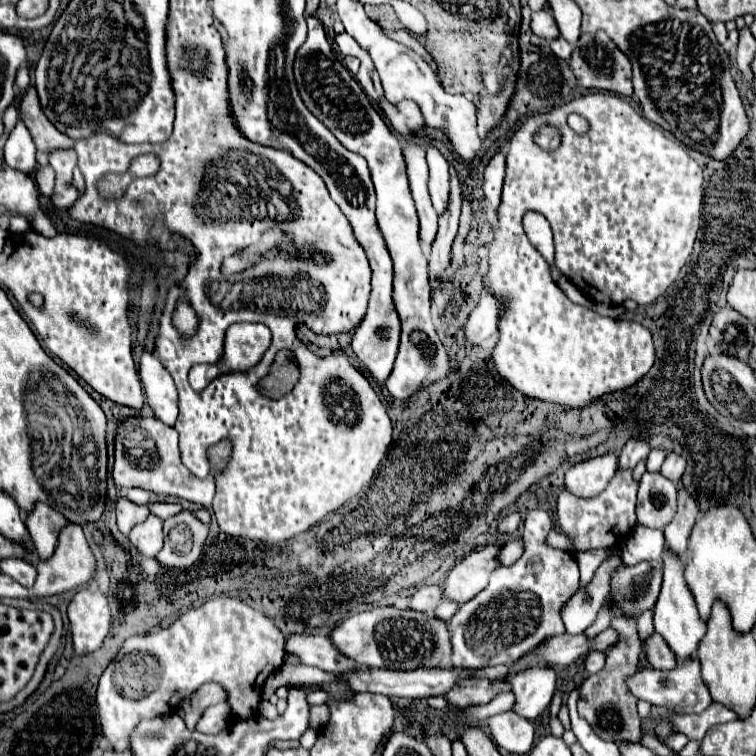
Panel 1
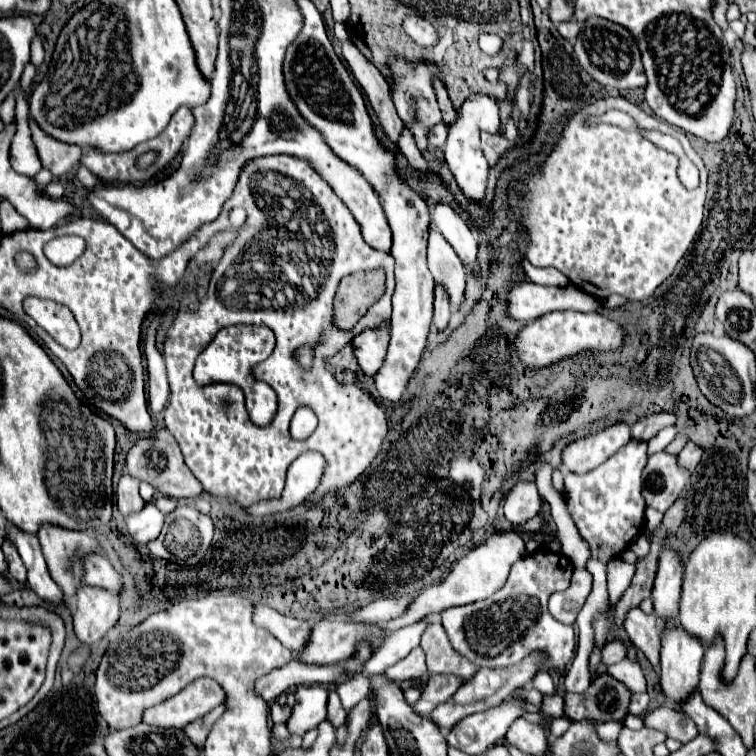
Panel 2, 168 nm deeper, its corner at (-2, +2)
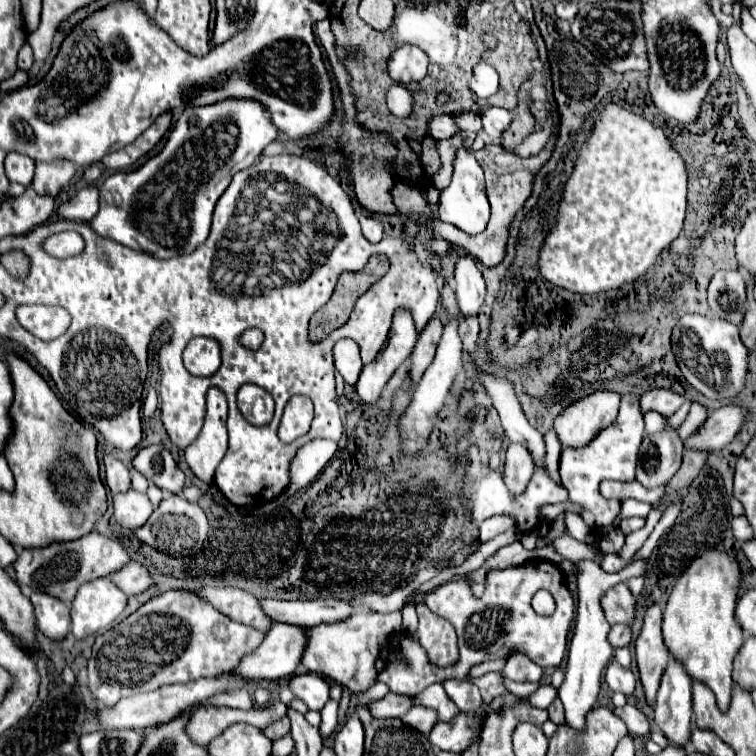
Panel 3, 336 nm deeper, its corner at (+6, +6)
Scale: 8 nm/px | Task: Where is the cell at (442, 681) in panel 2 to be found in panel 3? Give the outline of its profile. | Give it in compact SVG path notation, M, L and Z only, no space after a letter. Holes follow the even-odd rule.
M385 695L379 701L371 701L369 703L369 711L371 717L375 719L391 719L391 717L401 717L409 711L411 707L411 697L405 695Z

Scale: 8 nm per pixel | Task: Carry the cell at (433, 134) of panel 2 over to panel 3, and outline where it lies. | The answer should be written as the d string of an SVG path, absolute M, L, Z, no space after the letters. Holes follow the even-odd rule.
M439 115L431 121L431 133L435 135L435 139L449 139L459 133L459 127L451 115Z

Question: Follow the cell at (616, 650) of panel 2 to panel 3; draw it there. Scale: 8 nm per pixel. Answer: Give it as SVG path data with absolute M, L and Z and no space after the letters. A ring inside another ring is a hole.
M617 623L609 631L609 641L613 647L627 647L631 641L631 625Z

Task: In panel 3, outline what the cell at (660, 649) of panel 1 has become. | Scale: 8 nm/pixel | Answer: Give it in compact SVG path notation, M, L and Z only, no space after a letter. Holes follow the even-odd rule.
M619 583L611 587L603 597L601 597L601 607L605 613L605 619L615 625L615 623L633 623L635 617L635 597L631 595L629 587L625 583Z

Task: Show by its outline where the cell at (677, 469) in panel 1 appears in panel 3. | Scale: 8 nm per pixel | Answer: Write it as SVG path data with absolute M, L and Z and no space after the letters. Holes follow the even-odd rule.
M723 405L715 409L709 413L699 435L689 437L685 445L691 449L705 449L705 451L723 449L733 441L733 437L741 429L745 415L747 409L741 405Z

